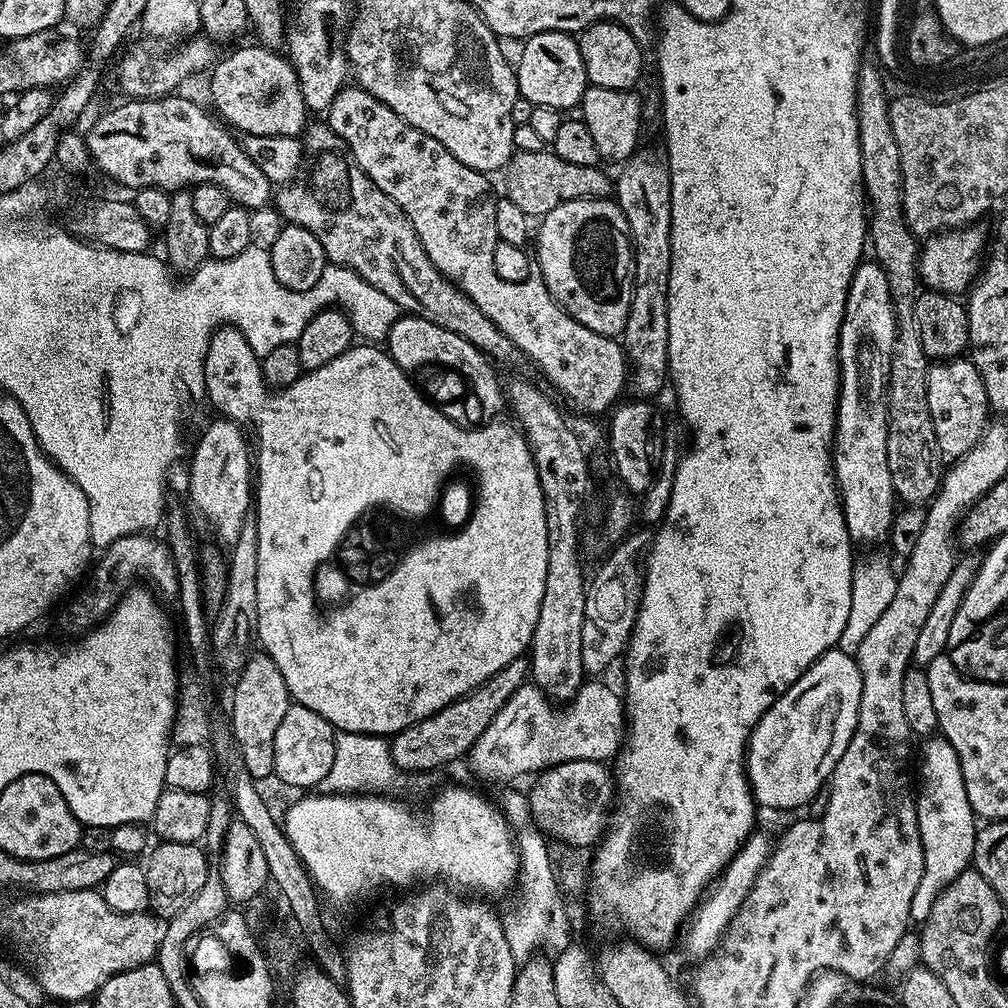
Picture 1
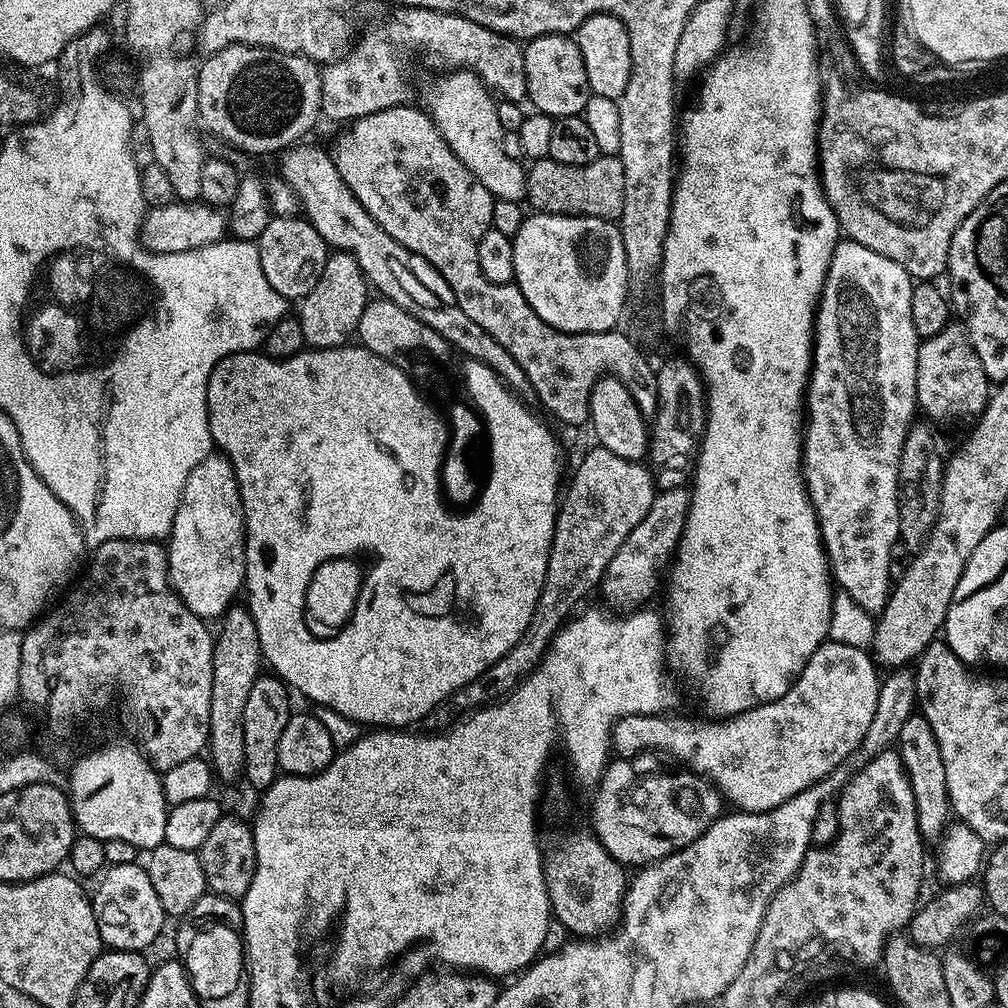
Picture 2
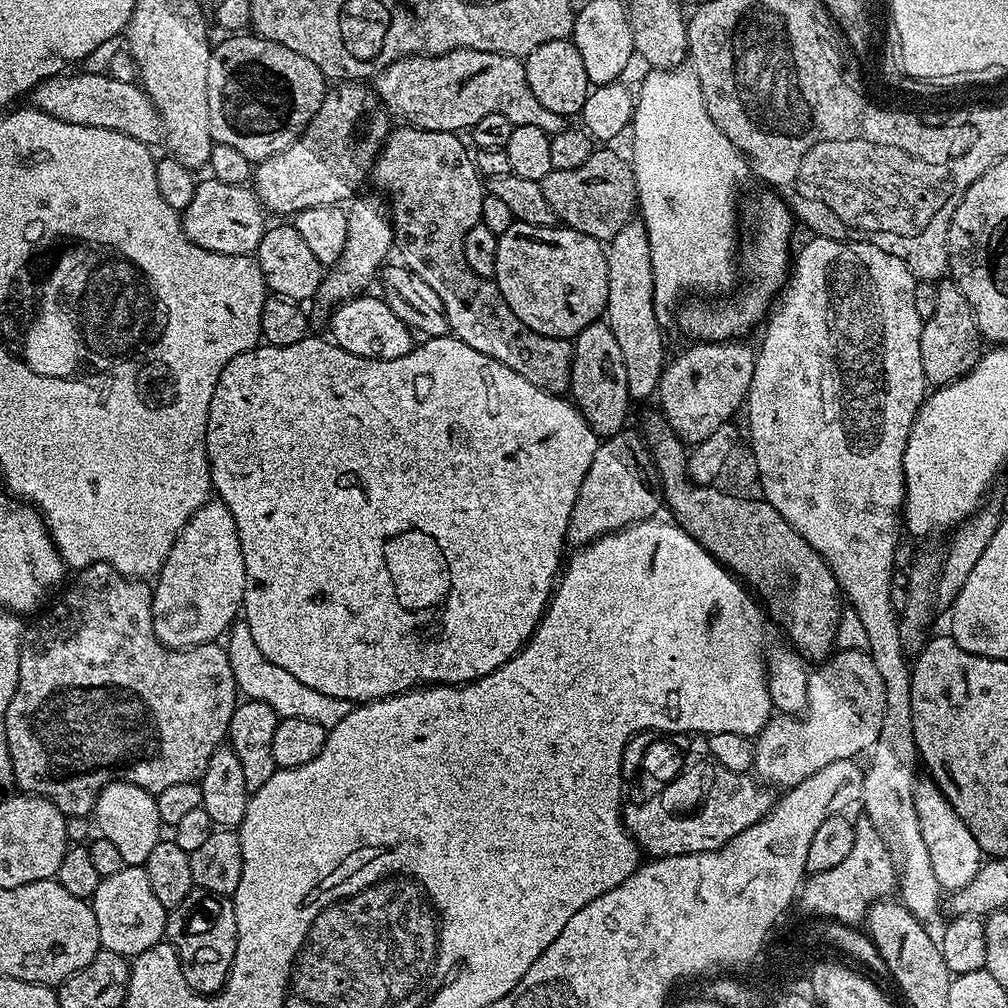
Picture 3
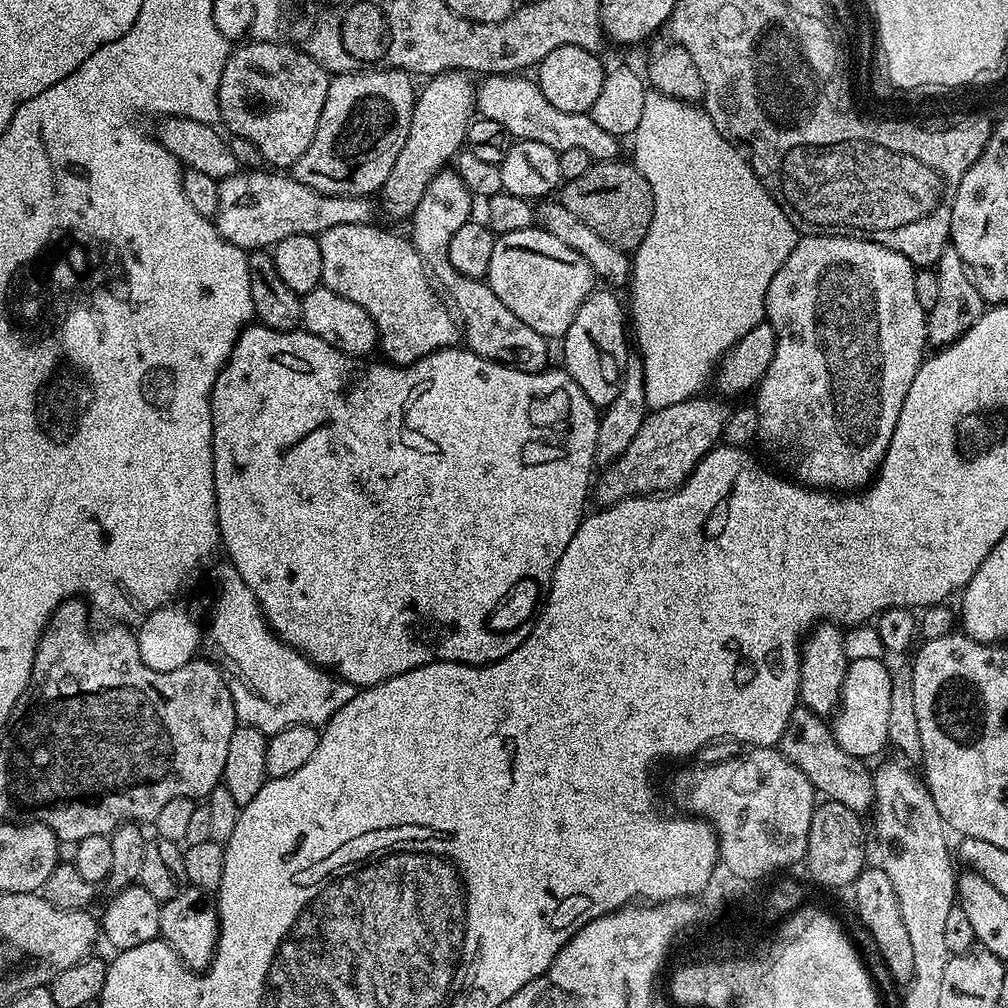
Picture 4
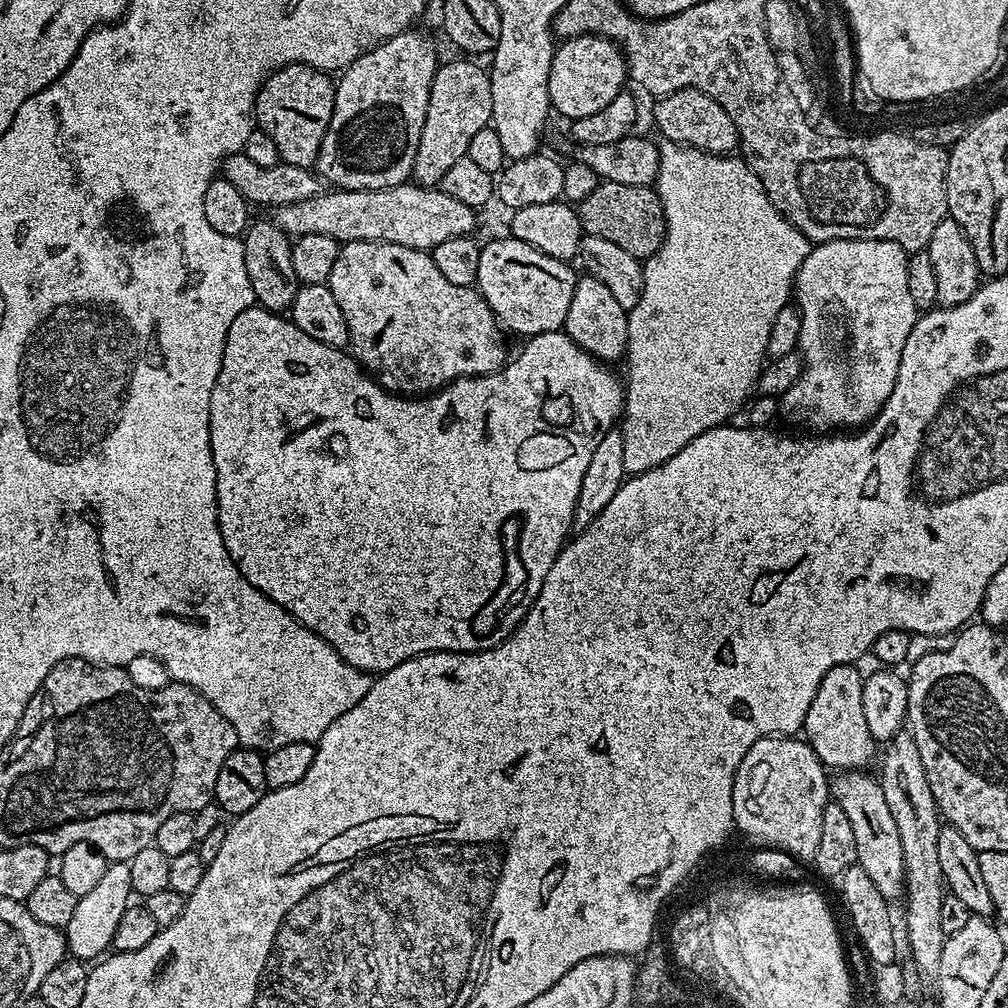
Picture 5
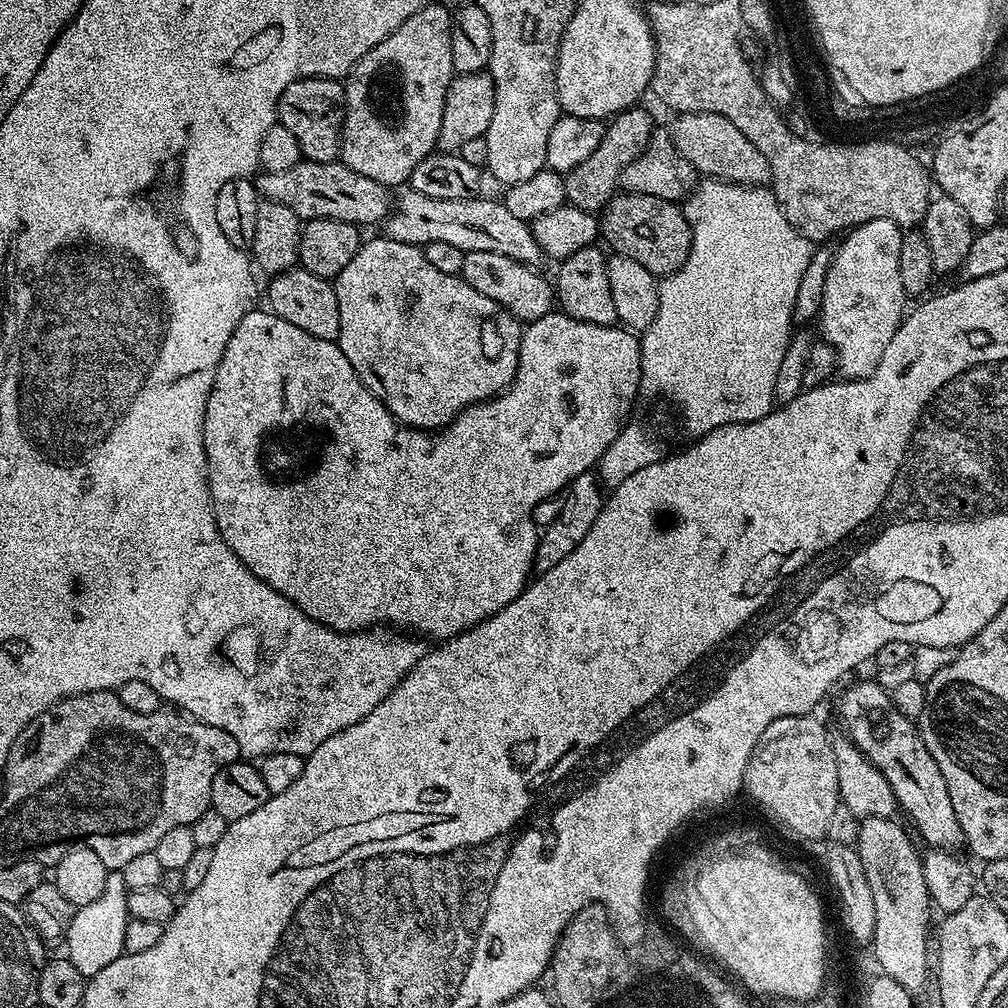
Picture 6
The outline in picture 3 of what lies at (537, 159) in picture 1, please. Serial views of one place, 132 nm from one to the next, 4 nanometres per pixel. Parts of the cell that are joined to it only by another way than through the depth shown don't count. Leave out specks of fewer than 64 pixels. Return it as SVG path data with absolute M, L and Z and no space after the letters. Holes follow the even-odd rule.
M597 147L590 158L586 158L582 166L574 166L574 170L553 168L546 178L539 180L542 194L546 194L546 202L550 202L557 221L601 242L612 240L614 234L633 219L638 208L636 175L632 173L632 165L608 148L611 147Z

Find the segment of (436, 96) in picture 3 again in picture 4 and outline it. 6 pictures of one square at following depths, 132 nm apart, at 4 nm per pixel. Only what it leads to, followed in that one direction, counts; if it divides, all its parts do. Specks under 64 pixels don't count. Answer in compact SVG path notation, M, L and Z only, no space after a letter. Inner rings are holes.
M488 74L484 81L476 84L476 112L485 120L493 120L504 127L508 135L516 140L542 142L550 146L550 150L574 150L581 148L590 154L593 161L615 160L621 155L621 137L602 130L598 122L587 112L567 112L558 110L546 102L546 94L542 94L540 85L535 79L524 74Z

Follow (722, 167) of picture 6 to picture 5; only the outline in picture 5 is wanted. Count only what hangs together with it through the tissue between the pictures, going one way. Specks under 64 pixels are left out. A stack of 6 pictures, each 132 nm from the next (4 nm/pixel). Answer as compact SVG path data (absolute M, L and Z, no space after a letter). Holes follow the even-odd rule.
M683 88L671 92L669 96L659 97L653 104L656 105L652 108L652 120L663 139L709 154L732 154L737 151L740 139L734 122L730 122L730 114L726 114L726 110L722 110L722 106L718 106L718 102L702 90Z

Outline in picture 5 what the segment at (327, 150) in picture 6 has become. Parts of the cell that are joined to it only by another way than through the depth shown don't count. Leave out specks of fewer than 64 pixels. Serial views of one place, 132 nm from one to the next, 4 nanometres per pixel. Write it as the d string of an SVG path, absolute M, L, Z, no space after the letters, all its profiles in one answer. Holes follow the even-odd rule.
M286 64L278 71L270 73L260 85L260 92L256 95L254 120L259 131L270 134L270 142L278 146L278 154L283 163L293 164L299 168L312 168L318 158L322 138L330 126L330 114L334 114L335 97L336 86L329 73L319 72L305 64Z

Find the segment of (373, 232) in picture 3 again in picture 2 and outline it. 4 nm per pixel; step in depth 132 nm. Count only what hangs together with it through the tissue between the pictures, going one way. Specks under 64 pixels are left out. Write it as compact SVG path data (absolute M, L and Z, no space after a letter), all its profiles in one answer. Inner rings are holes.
M333 251L326 266L322 266L318 282L310 290L310 294L306 294L298 304L298 319L305 345L309 349L339 348L347 345L348 335L351 337L355 333L362 318L362 310L368 305L369 299L370 285L356 259L348 252Z

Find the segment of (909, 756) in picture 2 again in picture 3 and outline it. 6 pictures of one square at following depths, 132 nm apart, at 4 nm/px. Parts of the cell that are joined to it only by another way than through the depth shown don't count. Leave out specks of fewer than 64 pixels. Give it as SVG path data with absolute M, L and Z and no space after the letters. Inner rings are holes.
M930 778L917 779L914 786L914 810L918 814L918 830L922 834L922 842L930 854L930 866L934 870L934 878L938 878L941 889L949 893L956 892L962 886L970 886L980 873L982 853L974 834L958 818L954 806L942 794L942 790Z

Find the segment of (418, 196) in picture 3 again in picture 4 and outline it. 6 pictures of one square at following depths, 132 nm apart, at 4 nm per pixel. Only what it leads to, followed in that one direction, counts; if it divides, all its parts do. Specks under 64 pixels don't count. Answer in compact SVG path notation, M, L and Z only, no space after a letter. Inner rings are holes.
M455 170L438 173L426 186L426 194L422 194L422 202L418 202L418 206L411 214L412 244L424 259L429 273L442 289L443 295L450 301L458 317L459 327L462 329L463 343L471 351L482 358L493 360L495 364L507 364L508 367L517 368L523 372L543 372L549 367L549 341L546 337L530 330L530 326L526 326L522 318L506 310L502 298L498 298L498 294L494 294L494 290L484 280L466 278L458 274L454 266L450 266L448 257L450 238L454 238L455 232L460 227L466 226L468 220L473 219L472 203L474 203L472 192L466 190L466 182L462 182L462 178Z

